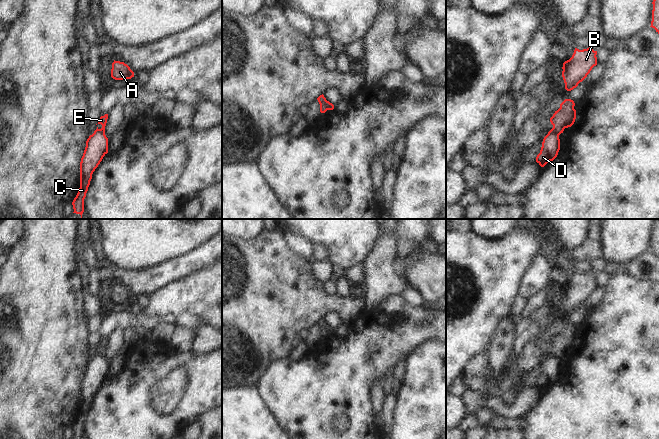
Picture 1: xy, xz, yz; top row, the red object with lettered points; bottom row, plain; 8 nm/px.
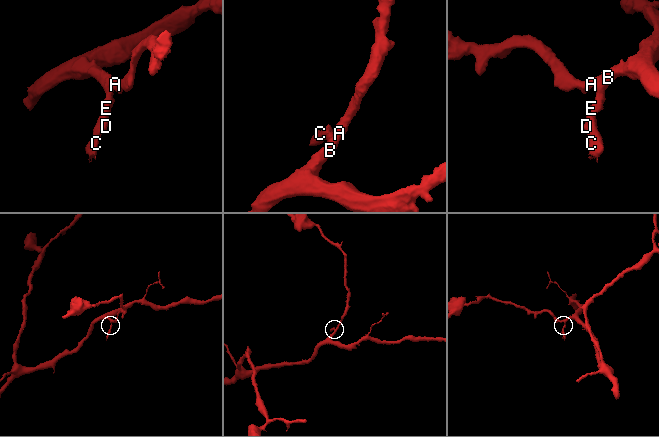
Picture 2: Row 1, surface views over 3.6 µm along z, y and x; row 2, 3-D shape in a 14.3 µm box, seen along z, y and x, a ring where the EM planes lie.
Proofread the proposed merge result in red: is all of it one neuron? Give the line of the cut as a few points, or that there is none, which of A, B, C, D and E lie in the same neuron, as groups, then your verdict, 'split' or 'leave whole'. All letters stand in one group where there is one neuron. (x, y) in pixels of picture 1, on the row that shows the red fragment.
yz (551, 129), (558, 135) | A B E / C D | split

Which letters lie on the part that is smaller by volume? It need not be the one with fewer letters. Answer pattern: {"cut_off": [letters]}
{"cut_off": ["C", "D"]}

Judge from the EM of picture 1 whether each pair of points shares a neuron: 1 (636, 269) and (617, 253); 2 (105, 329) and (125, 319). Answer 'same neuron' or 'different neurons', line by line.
1: different neurons
2: same neuron

